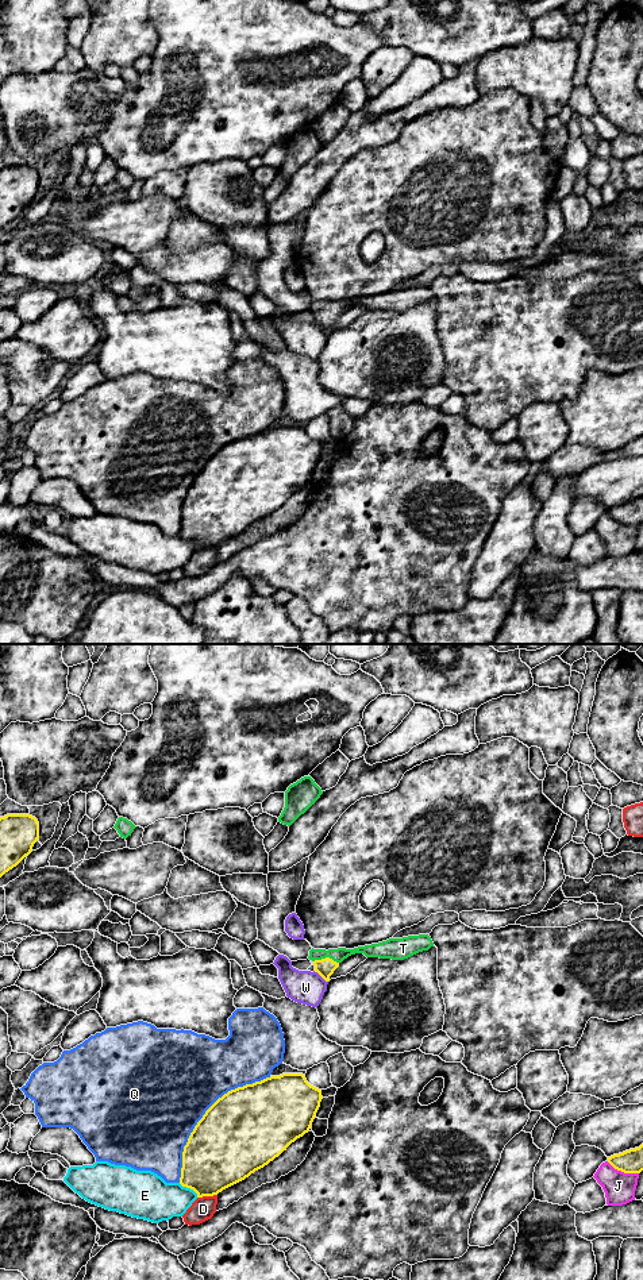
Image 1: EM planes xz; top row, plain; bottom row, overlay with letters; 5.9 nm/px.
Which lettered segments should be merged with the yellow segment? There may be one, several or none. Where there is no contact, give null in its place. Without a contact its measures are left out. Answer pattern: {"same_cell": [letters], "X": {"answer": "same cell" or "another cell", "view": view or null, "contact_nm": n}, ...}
{"same_cell": ["T"], "D": {"answer": "another cell", "view": "xz", "contact_nm": 120}, "E": {"answer": "another cell", "view": "xz", "contact_nm": 150}, "J": {"answer": "another cell", "view": "xz", "contact_nm": 200}, "Q": {"answer": "another cell", "view": "xz", "contact_nm": 850}, "T": {"answer": "same cell", "view": "xz", "contact_nm": 150}, "W": {"answer": "another cell", "view": "xz", "contact_nm": 110}}

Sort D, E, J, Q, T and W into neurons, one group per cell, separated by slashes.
D / E / J / Q / T / W

